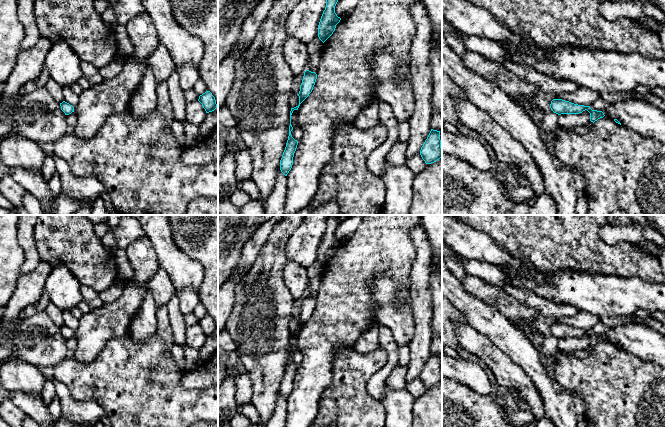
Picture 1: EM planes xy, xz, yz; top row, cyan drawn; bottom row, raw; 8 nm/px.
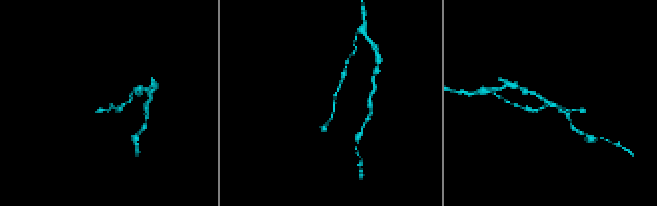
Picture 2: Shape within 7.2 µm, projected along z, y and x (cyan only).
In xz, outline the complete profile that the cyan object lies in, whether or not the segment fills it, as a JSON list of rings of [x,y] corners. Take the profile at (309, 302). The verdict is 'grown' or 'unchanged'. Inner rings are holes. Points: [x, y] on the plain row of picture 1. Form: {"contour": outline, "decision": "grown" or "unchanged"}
{"contour": [[[306,294],[306,295],[304,296],[303,304],[302,304],[302,307],[301,307],[301,309],[300,309],[300,315],[299,315],[299,318],[298,318],[298,320],[299,320],[299,329],[298,329],[298,330],[296,330],[296,331],[294,331],[294,332],[291,332],[291,335],[290,335],[289,360],[288,360],[288,364],[287,364],[286,371],[285,371],[284,376],[283,376],[282,382],[281,382],[281,384],[280,384],[280,394],[281,394],[281,396],[282,396],[285,400],[287,400],[287,398],[289,397],[289,395],[290,395],[290,394],[291,394],[291,392],[292,392],[294,377],[295,377],[296,372],[297,372],[297,369],[298,369],[298,365],[297,365],[297,364],[295,364],[295,363],[292,361],[292,359],[291,359],[291,355],[293,354],[293,351],[292,351],[292,349],[291,349],[291,339],[292,339],[292,337],[293,337],[293,335],[294,335],[294,334],[298,334],[298,332],[299,332],[300,328],[301,328],[301,327],[302,327],[302,326],[303,326],[303,325],[304,325],[304,324],[305,324],[308,320],[309,320],[309,318],[312,316],[313,311],[314,311],[315,306],[316,306],[316,303],[317,303],[317,298],[316,298],[315,296],[311,296],[311,295],[309,295],[309,294]]], "decision": "unchanged"}

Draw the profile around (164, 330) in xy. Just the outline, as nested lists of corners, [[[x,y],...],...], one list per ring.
[[[167,306],[157,307],[156,317],[158,321],[156,334],[164,342],[165,348],[171,351],[172,347],[176,344],[172,333],[172,327],[168,319]]]

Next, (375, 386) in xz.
[[[378,325],[379,348],[388,356],[385,366],[375,373],[367,383],[368,393],[376,400],[382,401],[384,385],[391,371],[398,365],[399,345],[395,341],[391,330],[383,325]]]

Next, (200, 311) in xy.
[[[200,302],[196,308],[193,311],[193,314],[200,320],[203,317],[205,317],[206,315],[208,315],[207,310],[205,309],[205,307],[203,306],[203,304]]]

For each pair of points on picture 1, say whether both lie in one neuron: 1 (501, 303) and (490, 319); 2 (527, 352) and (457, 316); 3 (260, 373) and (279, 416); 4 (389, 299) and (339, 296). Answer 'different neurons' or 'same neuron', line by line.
1: different neurons
2: different neurons
3: different neurons
4: different neurons

